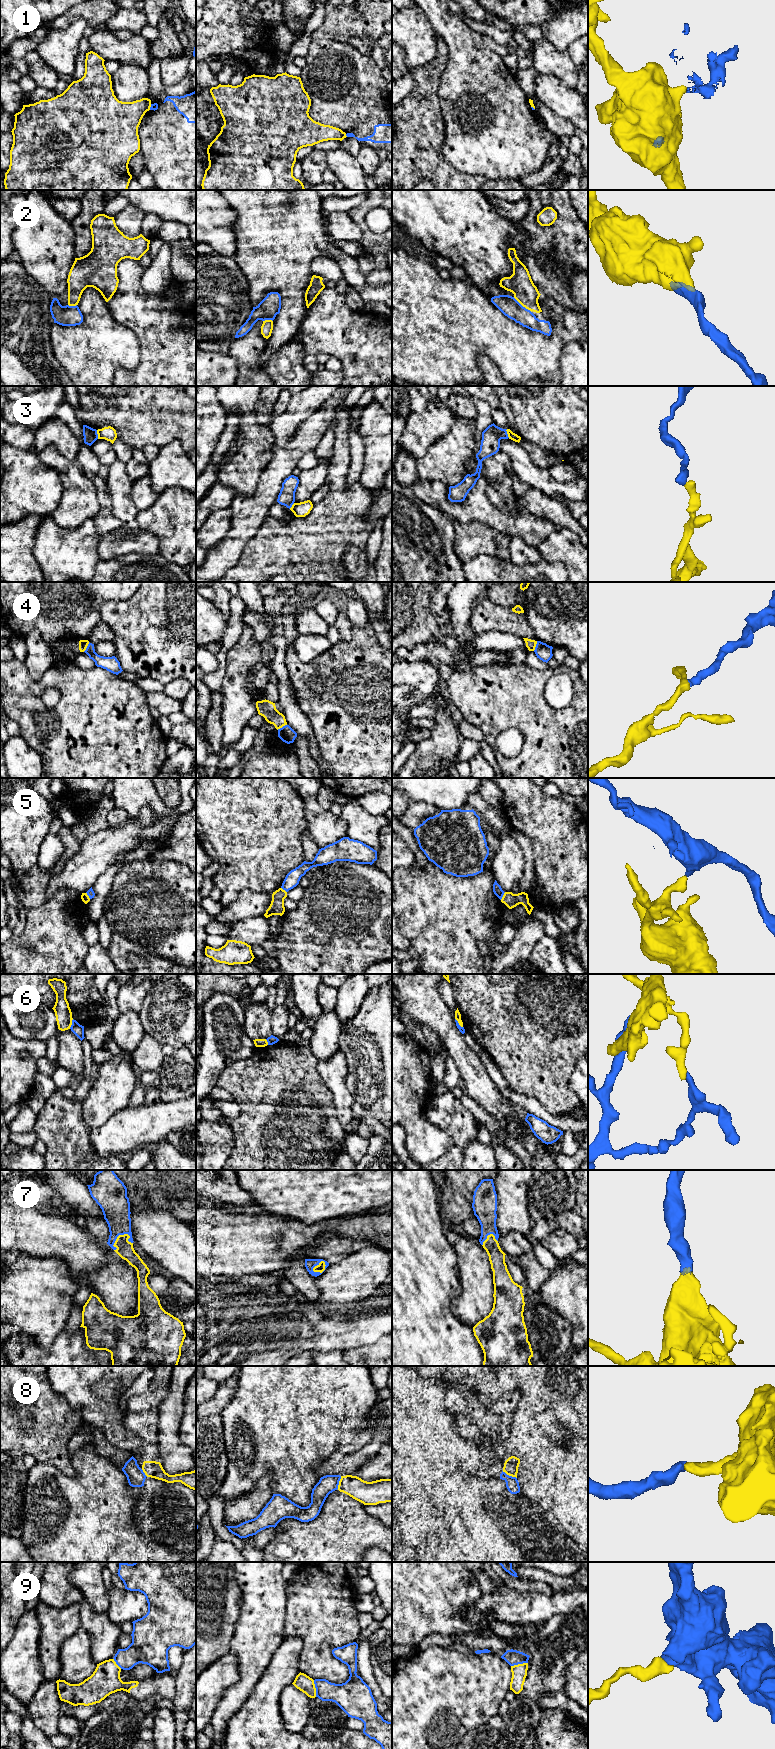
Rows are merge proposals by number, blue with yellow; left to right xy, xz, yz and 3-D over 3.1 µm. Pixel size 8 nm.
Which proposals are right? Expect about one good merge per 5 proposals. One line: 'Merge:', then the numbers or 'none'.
Merge: 2, 7, 8

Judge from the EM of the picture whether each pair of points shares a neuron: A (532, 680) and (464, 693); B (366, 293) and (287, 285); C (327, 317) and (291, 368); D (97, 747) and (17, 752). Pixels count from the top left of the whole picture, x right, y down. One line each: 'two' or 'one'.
A: one
B: one
C: two
D: two

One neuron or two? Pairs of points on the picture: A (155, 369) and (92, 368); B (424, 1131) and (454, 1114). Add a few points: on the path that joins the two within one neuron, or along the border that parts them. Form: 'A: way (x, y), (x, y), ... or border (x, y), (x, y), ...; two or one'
A: border (138, 346), (138, 364), (114, 375); two
B: border (429, 1102), (425, 1117), (446, 1134), (448, 1144); two

